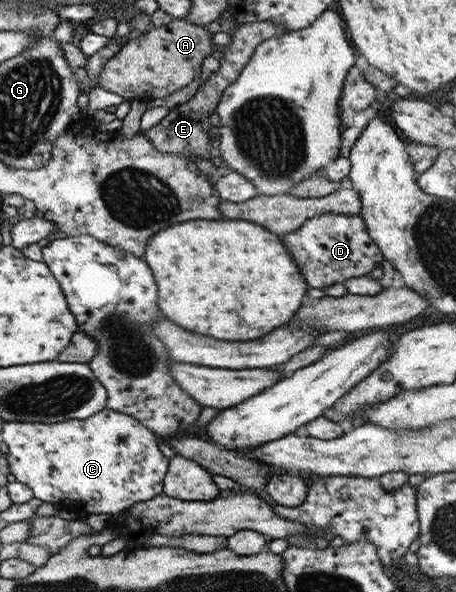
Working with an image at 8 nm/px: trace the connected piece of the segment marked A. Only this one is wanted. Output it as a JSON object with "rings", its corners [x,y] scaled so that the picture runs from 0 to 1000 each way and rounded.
{"rings":[[[410,30],[382,32],[368,42],[327,47],[309,61],[281,68],[257,91],[239,100],[221,117],[221,125],[213,132],[213,142],[239,155],[261,159],[276,169],[305,167],[314,172],[333,171],[342,166],[362,166],[379,159],[384,152],[410,145],[428,128],[436,128],[445,101],[454,95],[476,93],[465,56],[447,47],[447,42],[410,35]]]}

